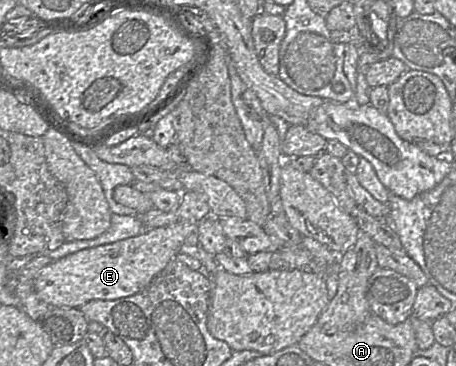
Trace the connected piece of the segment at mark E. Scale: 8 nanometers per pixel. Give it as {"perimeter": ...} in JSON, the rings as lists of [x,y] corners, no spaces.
{"perimeter":[[[180,222],[152,230],[111,244],[83,249],[52,261],[33,280],[37,297],[52,307],[80,308],[85,303],[101,299],[116,300],[137,294],[146,288],[166,265],[179,253],[187,236],[196,232],[199,222]]]}

